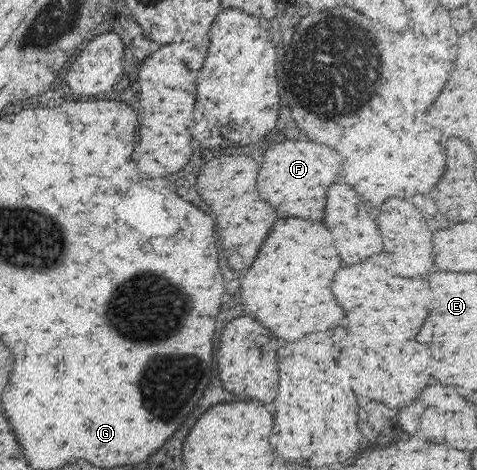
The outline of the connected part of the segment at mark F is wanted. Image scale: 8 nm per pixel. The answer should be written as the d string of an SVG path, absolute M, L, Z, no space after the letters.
M293 140L289 144L279 144L273 150L265 152L259 170L259 194L265 202L275 206L279 212L299 218L313 218L323 220L325 212L325 192L331 184L335 184L339 174L339 154L315 142Z

